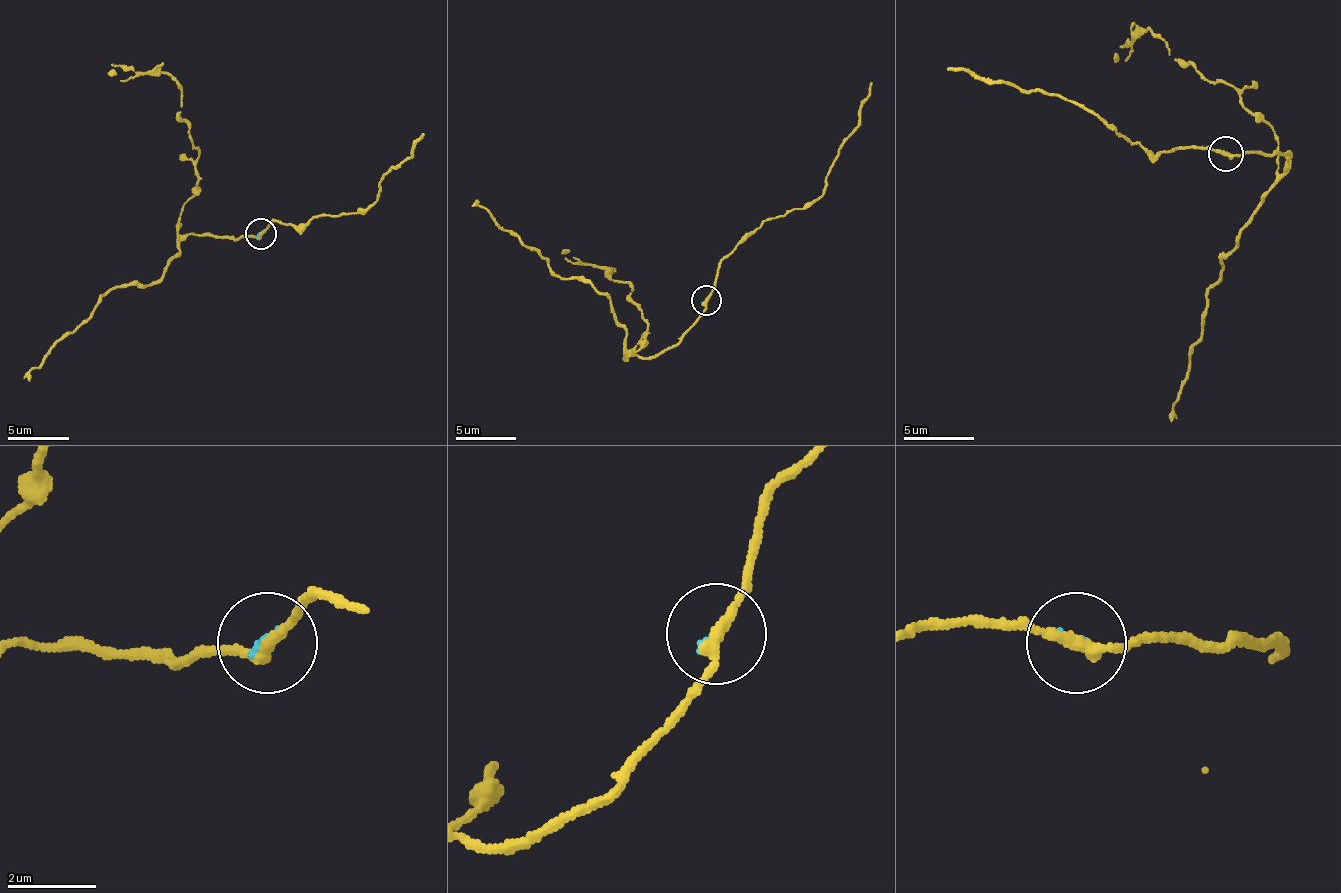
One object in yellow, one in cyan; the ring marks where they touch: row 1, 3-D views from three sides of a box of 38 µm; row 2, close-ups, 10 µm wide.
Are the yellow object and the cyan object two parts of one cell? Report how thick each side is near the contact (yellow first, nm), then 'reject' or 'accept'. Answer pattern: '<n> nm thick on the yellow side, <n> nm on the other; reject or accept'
260 nm thick on the yellow side, 90 nm on the other; reject

